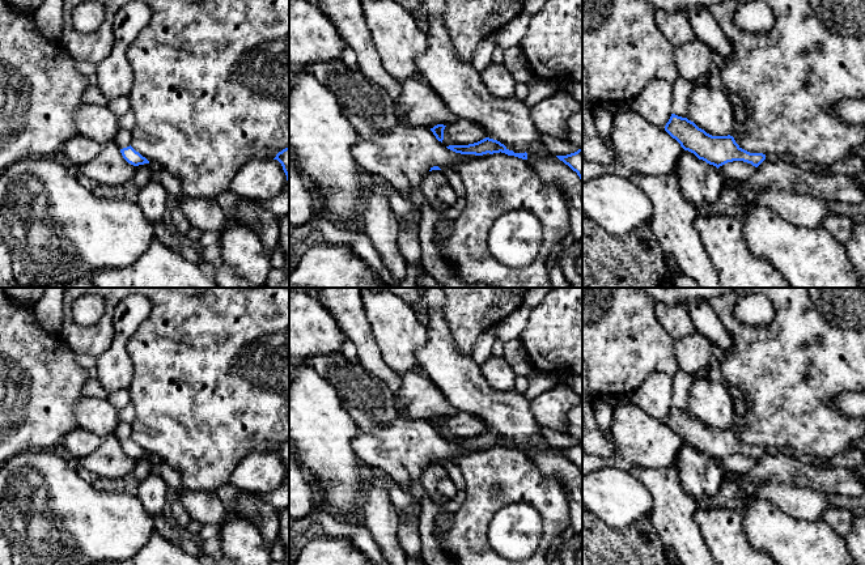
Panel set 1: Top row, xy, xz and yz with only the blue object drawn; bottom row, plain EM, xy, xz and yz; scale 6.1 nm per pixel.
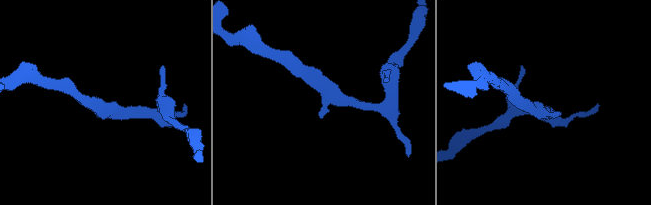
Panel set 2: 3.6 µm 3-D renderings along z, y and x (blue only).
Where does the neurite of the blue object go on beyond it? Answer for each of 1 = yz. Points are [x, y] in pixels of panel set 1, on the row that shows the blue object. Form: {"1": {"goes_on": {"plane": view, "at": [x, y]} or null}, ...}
{"1": {"goes_on": null}}

